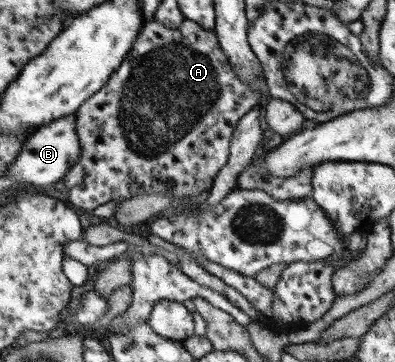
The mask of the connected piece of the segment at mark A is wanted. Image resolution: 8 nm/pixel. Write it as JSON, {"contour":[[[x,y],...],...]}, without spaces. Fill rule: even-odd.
{"contour":[[[184,18],[178,27],[164,27],[155,19],[144,22],[136,41],[132,43],[132,48],[120,62],[117,70],[107,79],[104,87],[93,93],[80,107],[74,112],[75,126],[78,141],[81,147],[79,164],[83,169],[82,181],[71,187],[64,193],[64,197],[77,208],[90,213],[95,207],[108,203],[111,199],[127,200],[137,195],[146,195],[147,193],[165,193],[170,199],[190,199],[197,193],[202,193],[208,189],[213,182],[213,177],[218,170],[227,162],[229,154],[229,141],[236,122],[249,110],[258,106],[260,94],[248,84],[241,82],[233,67],[230,65],[226,53],[218,45],[217,35],[212,29],[203,28],[195,21]]]}

